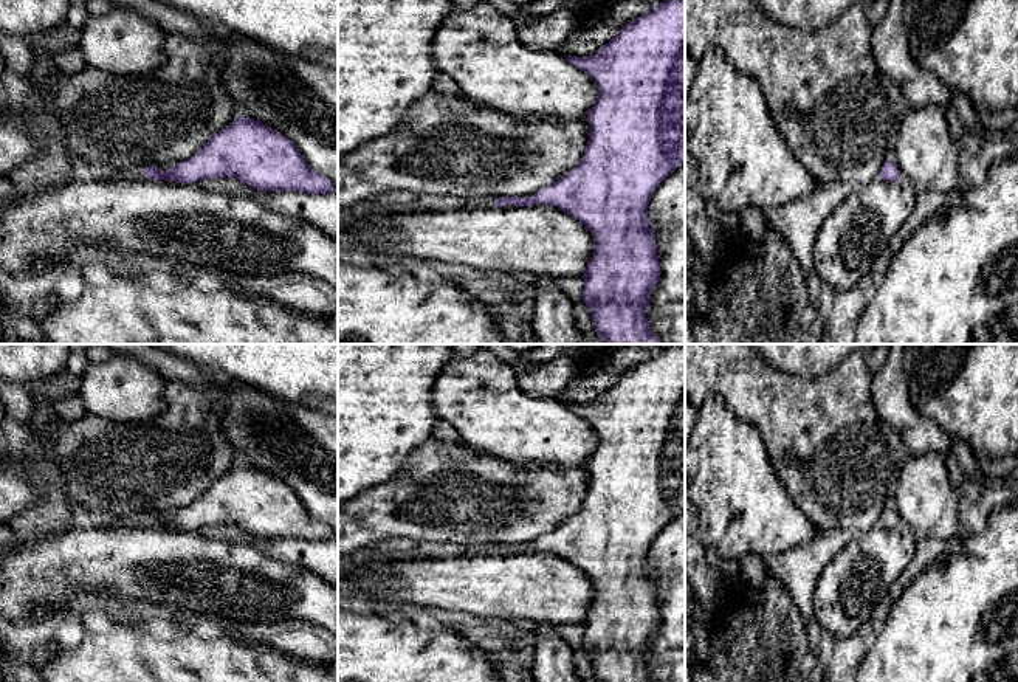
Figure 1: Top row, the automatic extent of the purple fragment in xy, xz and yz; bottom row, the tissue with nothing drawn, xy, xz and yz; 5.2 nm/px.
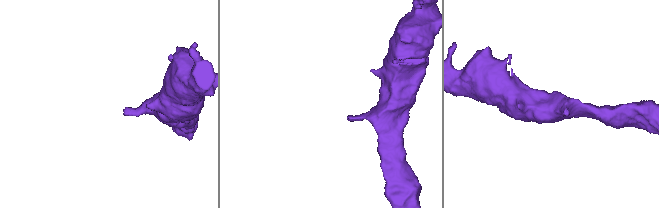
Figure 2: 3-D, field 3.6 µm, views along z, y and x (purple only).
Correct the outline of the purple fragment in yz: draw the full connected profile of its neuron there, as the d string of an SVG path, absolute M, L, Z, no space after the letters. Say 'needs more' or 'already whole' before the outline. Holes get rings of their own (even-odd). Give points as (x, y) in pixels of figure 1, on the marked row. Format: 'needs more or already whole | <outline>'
needs more | M891 150L886 153L886 158L883 160L880 178L886 181L897 181L899 175L900 175L900 170L897 167L896 152Z

